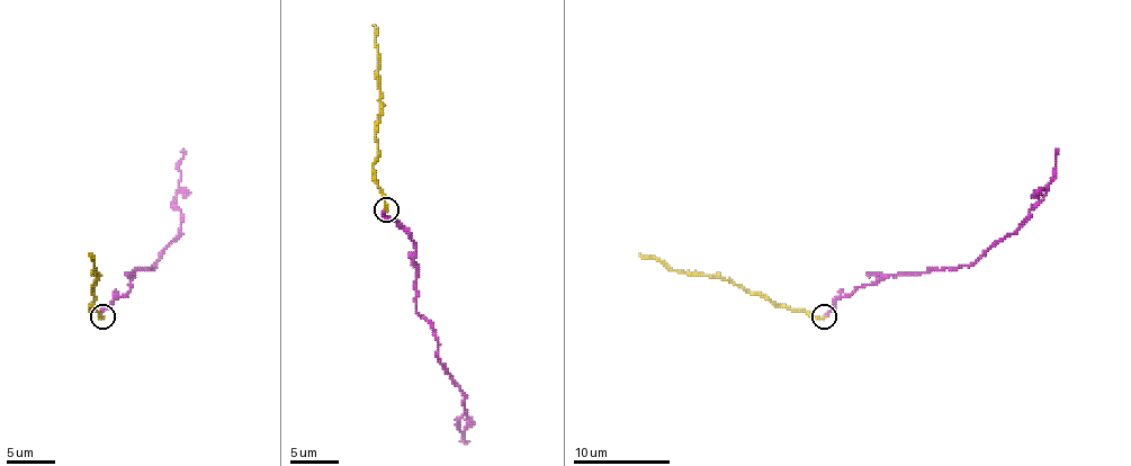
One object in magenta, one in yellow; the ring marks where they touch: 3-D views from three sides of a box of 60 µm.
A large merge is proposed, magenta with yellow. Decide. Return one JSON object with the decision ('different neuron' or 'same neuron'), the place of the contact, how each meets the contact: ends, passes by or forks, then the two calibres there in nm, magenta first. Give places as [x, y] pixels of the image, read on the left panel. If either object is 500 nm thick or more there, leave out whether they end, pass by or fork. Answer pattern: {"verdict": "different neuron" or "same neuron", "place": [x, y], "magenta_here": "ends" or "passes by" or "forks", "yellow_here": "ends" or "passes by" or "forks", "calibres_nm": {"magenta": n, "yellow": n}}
{"verdict": "different neuron", "place": [102, 316], "magenta_here": "ends", "yellow_here": "ends", "calibres_nm": {"magenta": 200, "yellow": 180}}

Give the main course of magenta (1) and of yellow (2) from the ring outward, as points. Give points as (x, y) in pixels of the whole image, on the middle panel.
1: (385, 208), (416, 245), (416, 311), (433, 330), (438, 359), (465, 397), (459, 429), (461, 441), (467, 444)
2: (387, 208), (373, 163), (377, 153), (375, 132), (379, 107), (373, 25)

